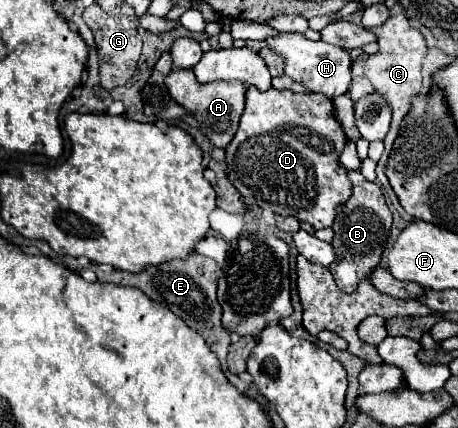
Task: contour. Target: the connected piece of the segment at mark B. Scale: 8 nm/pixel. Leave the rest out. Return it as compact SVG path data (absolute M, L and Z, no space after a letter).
M347 172L347 176L353 184L353 194L343 204L343 214L339 214L333 224L333 230L335 230L333 246L335 246L339 260L335 264L331 264L329 270L331 270L337 286L343 292L353 292L357 288L357 284L361 280L369 278L371 270L375 266L379 266L379 258L387 244L387 236L389 236L389 228L391 228L391 212L385 204L383 192L379 190L379 186L375 182L365 180L365 176L361 172Z

